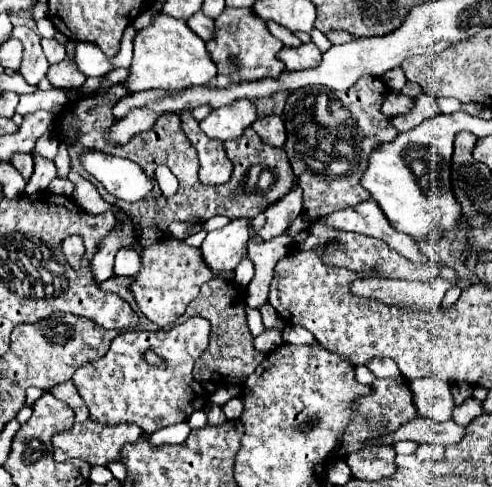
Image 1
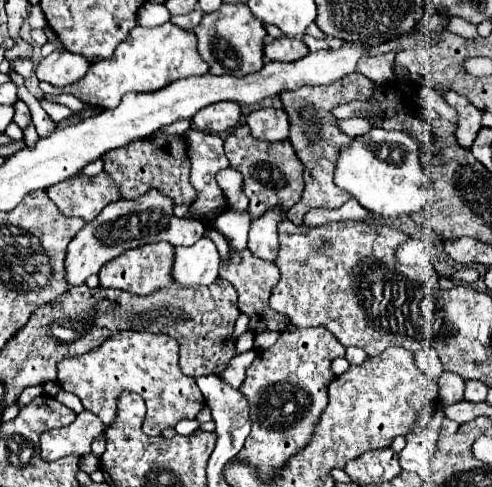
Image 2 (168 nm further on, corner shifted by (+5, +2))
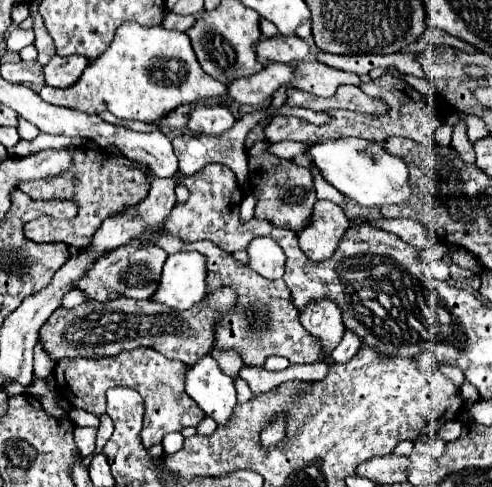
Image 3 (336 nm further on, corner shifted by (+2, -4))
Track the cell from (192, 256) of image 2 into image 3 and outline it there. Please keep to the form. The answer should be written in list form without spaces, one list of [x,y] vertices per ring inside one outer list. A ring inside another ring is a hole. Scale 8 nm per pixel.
[[[177,252],[167,258],[157,292],[151,300],[173,310],[189,310],[205,298],[207,268],[197,252]]]

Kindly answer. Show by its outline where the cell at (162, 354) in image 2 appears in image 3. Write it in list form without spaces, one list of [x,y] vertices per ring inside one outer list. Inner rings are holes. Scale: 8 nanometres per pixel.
[[[137,348],[135,352],[123,352],[113,358],[65,358],[53,368],[55,390],[69,404],[93,412],[97,416],[105,414],[105,392],[111,386],[135,388],[143,402],[145,413],[141,440],[145,448],[159,444],[165,434],[181,432],[187,426],[197,426],[203,420],[201,408],[185,392],[185,364],[179,360],[169,360],[151,348]]]

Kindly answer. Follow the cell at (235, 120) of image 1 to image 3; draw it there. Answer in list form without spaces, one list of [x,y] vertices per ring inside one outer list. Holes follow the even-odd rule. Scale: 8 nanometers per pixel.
[[[195,106],[187,114],[187,130],[197,134],[221,134],[235,124],[235,118],[225,106]]]

